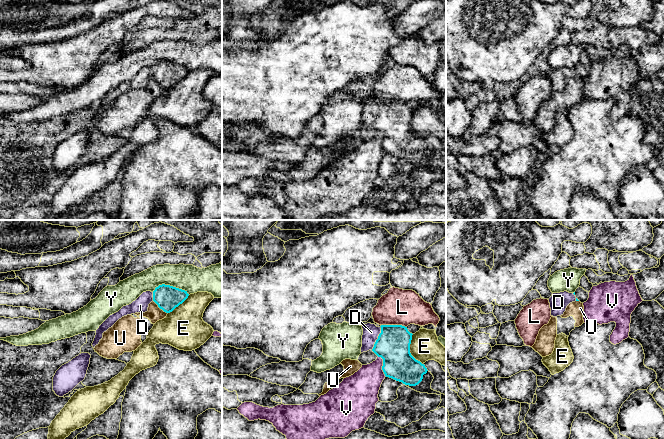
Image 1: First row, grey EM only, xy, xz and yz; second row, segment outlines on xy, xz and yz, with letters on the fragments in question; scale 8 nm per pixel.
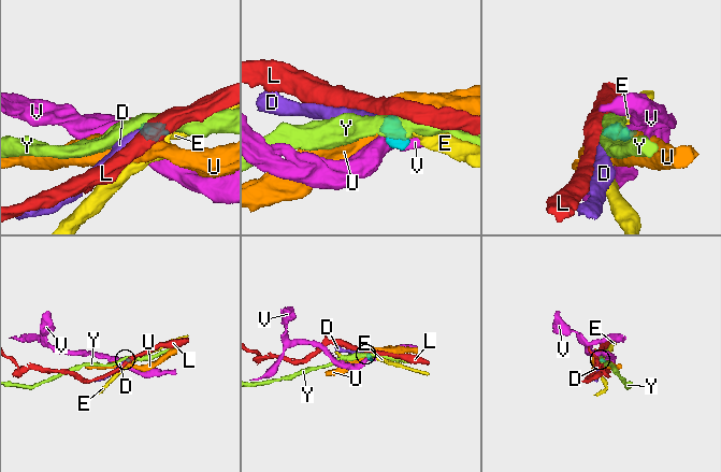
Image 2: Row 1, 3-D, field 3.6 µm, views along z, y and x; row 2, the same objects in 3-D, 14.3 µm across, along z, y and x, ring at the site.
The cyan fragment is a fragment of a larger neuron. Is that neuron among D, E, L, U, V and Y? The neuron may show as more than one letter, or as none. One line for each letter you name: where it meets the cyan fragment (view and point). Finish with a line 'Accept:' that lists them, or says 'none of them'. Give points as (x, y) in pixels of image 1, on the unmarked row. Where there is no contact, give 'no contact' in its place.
D: meets cyan in xz at (378, 114)
Accept: D

